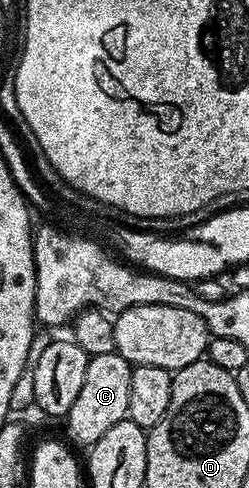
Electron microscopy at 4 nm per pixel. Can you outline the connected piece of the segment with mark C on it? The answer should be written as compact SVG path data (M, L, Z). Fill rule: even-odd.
M116 352L93 355L84 376L84 385L81 386L72 408L64 416L66 430L70 433L69 441L75 447L89 448L98 443L100 436L104 436L104 432L108 432L112 424L127 421L128 391L131 388L132 367L128 360L124 360L124 356Z

